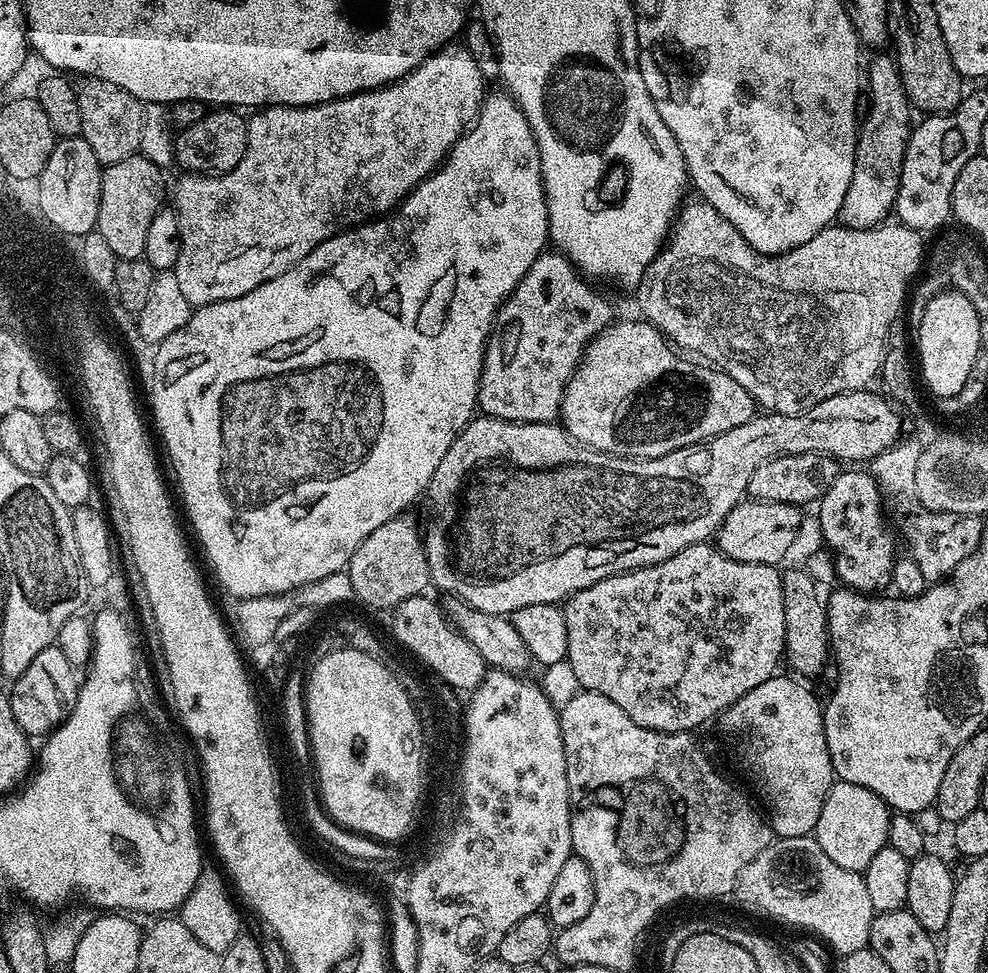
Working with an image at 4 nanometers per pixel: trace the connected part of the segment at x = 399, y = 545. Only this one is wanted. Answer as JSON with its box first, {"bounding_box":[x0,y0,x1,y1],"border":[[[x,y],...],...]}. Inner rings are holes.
{"bounding_box":[346,514,429,610],"border":[[[397,514],[380,524],[370,538],[354,550],[346,569],[353,597],[372,608],[395,610],[406,598],[419,596],[429,587],[428,563],[424,553],[422,528],[412,514]]]}

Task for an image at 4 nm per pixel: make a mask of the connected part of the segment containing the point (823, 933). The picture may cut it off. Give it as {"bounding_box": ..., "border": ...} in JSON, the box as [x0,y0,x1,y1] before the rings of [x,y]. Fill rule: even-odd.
{"bounding_box":[734,835,874,957],"border":[[[815,835],[773,839],[772,844],[766,846],[766,850],[762,850],[762,854],[758,854],[758,858],[746,866],[746,870],[742,870],[734,896],[746,907],[764,916],[773,916],[792,928],[805,928],[805,933],[819,938],[833,953],[840,952],[841,957],[869,947],[874,913],[864,877],[859,872],[842,870],[838,862],[830,862],[830,858],[826,858],[826,850],[818,846]],[[795,852],[800,856],[808,856],[809,866],[816,871],[816,885],[809,892],[804,888],[787,888],[776,881],[780,876],[779,864],[783,862],[784,856],[792,856]]]}

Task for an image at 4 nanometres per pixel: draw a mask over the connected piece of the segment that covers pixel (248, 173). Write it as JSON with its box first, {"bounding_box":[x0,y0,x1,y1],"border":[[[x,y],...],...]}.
{"bounding_box":[174,42,486,306],"border":[[[453,42],[440,49],[439,52],[426,57],[410,74],[402,80],[395,80],[393,84],[385,84],[383,88],[371,88],[368,92],[359,92],[353,96],[341,96],[339,100],[331,100],[325,104],[313,104],[302,108],[293,108],[290,104],[273,104],[253,111],[247,117],[248,145],[246,154],[242,154],[242,162],[234,166],[232,172],[219,174],[184,174],[176,184],[176,204],[174,211],[178,218],[180,231],[180,249],[178,262],[174,273],[177,276],[179,289],[183,297],[193,306],[213,304],[230,298],[242,298],[242,294],[250,294],[262,282],[270,278],[278,278],[286,270],[290,270],[314,246],[326,242],[340,232],[347,232],[349,228],[365,223],[373,217],[380,218],[399,208],[402,201],[423,182],[427,176],[435,172],[445,160],[448,151],[459,142],[461,136],[471,128],[476,117],[480,114],[480,107],[484,104],[486,87],[484,88],[484,72],[476,61],[476,56],[468,48],[463,48],[460,42]]]}

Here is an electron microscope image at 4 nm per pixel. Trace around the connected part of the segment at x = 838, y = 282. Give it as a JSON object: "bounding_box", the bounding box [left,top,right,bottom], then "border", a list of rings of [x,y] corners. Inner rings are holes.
{"bounding_box":[635,198,926,414],"border":[[[699,198],[690,200],[677,211],[664,247],[652,259],[650,266],[646,266],[639,284],[635,285],[636,304],[640,307],[639,315],[643,319],[655,326],[677,349],[688,354],[695,354],[697,357],[705,356],[705,358],[700,358],[730,378],[734,378],[734,382],[738,382],[742,390],[750,393],[761,409],[771,410],[778,414],[798,414],[805,412],[810,406],[818,406],[818,402],[826,402],[826,398],[834,398],[834,394],[867,389],[871,385],[868,383],[881,375],[887,346],[887,331],[890,330],[892,322],[901,319],[900,311],[905,311],[910,289],[917,279],[916,271],[918,273],[921,271],[926,260],[925,237],[919,230],[908,228],[899,222],[885,222],[874,228],[829,226],[823,228],[818,234],[814,234],[810,242],[802,242],[802,246],[794,250],[784,252],[781,256],[767,256],[754,250],[754,246],[750,246],[746,238],[742,238],[742,234],[738,234],[738,230],[734,230],[734,226],[730,226],[730,222],[726,222],[726,218],[718,214],[718,210],[714,210],[714,206],[710,206]]]}

